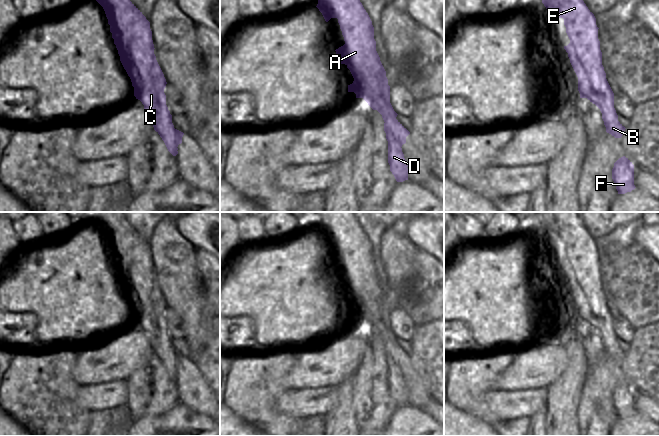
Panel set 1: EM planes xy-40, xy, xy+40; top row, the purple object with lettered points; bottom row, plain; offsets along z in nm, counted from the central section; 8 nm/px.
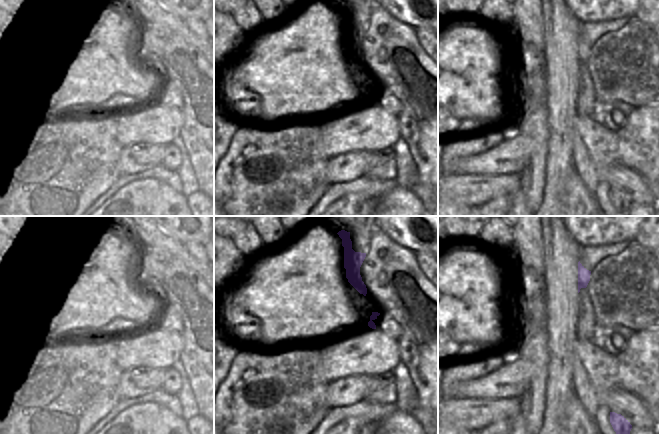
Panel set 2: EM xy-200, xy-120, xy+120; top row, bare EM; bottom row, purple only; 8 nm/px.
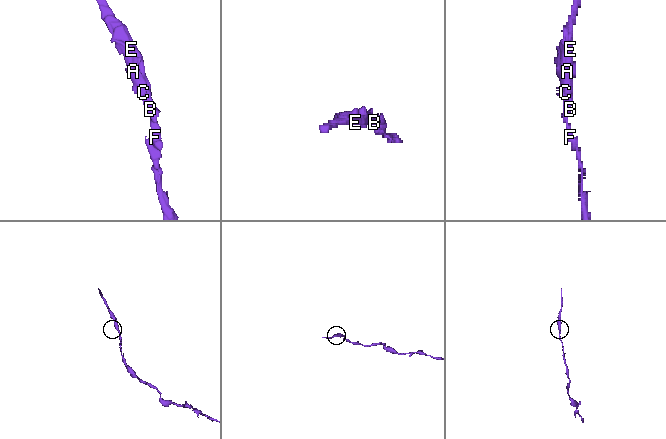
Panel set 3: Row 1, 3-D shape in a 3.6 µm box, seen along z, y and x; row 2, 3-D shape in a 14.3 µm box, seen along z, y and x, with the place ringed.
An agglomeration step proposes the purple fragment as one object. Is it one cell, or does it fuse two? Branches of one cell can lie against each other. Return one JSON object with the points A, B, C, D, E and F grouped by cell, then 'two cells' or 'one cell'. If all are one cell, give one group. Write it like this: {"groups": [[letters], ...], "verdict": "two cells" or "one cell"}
{"groups": [["A", "B", "C", "D", "E", "F"]], "verdict": "one cell"}

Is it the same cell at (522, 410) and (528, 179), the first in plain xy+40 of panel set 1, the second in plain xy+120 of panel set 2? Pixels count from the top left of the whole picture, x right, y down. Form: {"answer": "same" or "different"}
{"answer": "different"}

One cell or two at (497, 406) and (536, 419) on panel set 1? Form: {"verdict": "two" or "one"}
{"verdict": "two"}

